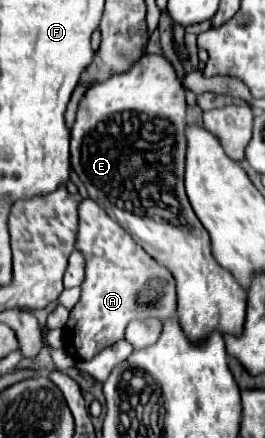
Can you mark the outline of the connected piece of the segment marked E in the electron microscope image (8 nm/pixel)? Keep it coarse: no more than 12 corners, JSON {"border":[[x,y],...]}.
{"border":[[144,54],[72,126],[90,198],[176,280],[190,338],[246,290],[184,192],[186,100]]}

